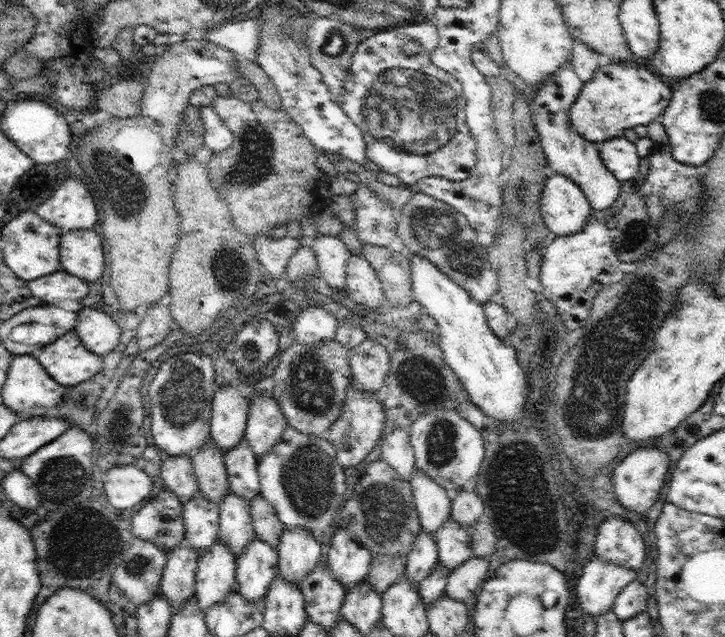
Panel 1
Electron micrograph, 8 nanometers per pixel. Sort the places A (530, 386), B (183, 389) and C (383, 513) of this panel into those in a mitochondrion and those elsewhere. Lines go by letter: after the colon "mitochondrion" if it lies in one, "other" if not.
A: other
B: mitochondrion
C: mitochondrion

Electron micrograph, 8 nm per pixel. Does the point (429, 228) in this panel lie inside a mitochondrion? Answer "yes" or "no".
yes

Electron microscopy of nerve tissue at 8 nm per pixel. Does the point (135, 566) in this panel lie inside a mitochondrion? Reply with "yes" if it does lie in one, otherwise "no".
yes

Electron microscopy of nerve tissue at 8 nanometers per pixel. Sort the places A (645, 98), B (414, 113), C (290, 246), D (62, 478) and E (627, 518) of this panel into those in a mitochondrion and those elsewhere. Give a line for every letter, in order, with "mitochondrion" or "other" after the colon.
A: other
B: mitochondrion
C: other
D: mitochondrion
E: other

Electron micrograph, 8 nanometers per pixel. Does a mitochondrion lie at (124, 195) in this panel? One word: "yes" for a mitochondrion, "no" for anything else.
yes

